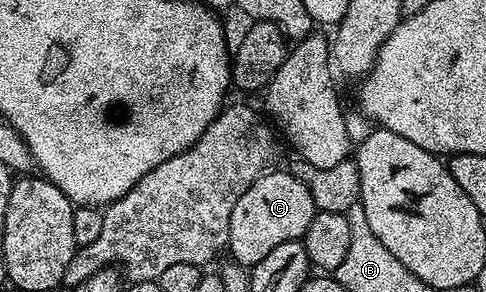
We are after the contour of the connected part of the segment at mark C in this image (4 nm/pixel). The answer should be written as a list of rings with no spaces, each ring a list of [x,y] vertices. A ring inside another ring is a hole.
[[[268,170],[256,178],[253,186],[249,186],[249,190],[245,190],[245,194],[241,194],[237,206],[233,206],[233,218],[229,218],[229,242],[226,251],[231,252],[230,259],[234,263],[241,264],[250,270],[257,262],[261,262],[261,258],[265,258],[273,250],[277,250],[277,246],[290,240],[302,240],[305,230],[309,230],[309,222],[313,222],[316,211],[309,190],[305,190],[303,183],[292,176],[290,171]]]

